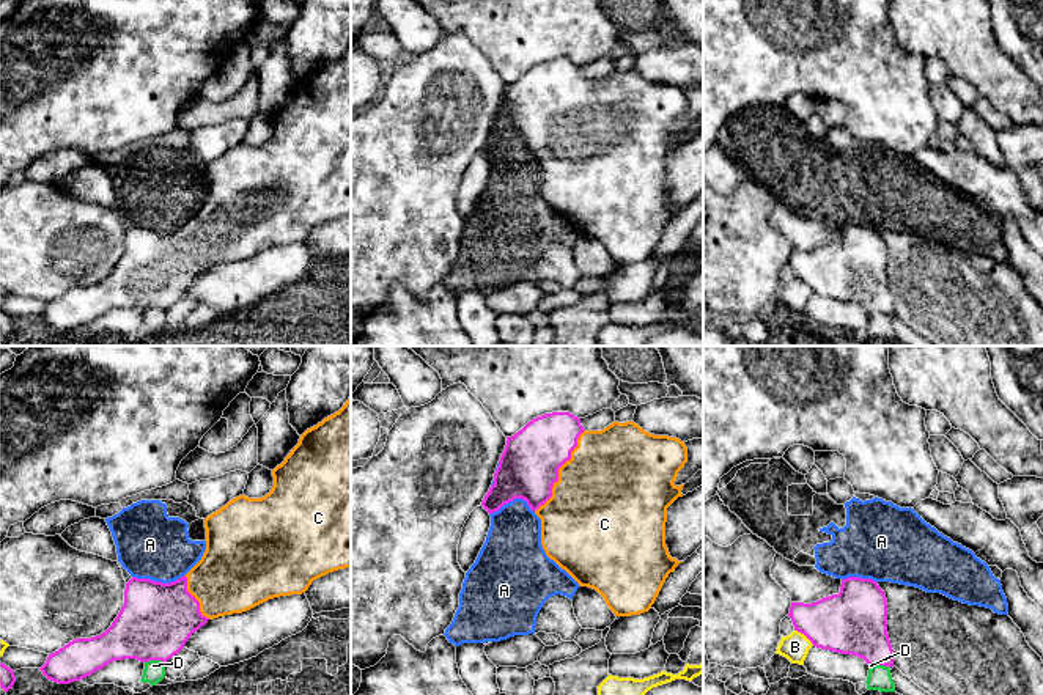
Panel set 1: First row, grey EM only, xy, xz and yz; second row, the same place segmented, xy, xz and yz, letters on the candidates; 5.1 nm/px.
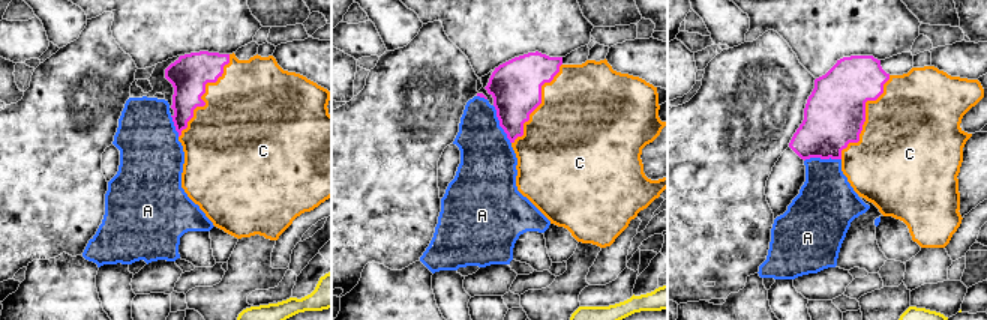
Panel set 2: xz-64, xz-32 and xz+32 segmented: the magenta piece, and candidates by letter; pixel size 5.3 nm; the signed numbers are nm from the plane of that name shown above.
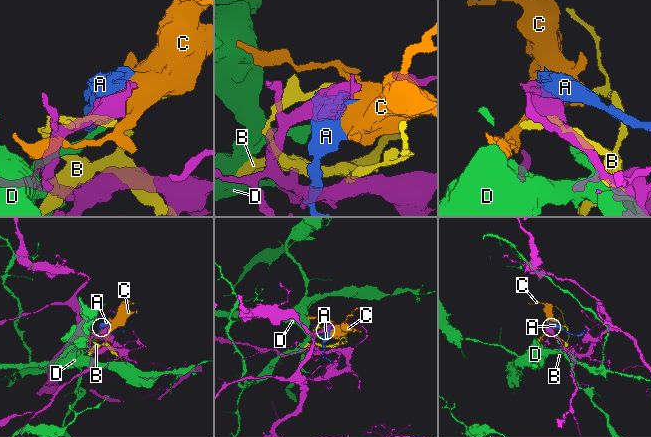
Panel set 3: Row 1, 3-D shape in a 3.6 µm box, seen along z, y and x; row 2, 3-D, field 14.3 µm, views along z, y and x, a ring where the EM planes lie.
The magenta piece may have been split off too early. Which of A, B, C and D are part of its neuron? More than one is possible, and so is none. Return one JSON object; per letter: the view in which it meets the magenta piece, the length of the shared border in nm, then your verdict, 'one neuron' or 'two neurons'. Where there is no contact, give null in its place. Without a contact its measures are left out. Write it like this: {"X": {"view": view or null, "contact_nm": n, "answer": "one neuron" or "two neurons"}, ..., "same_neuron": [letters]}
{"A": {"view": "xy", "contact_nm": 280, "answer": "two neurons"}, "B": {"view": "yz", "contact_nm": 130, "answer": "two neurons"}, "C": {"view": "xz", "contact_nm": 500, "answer": "one neuron"}, "D": {"view": "xy", "contact_nm": 100, "answer": "two neurons"}, "same_neuron": ["C"]}

